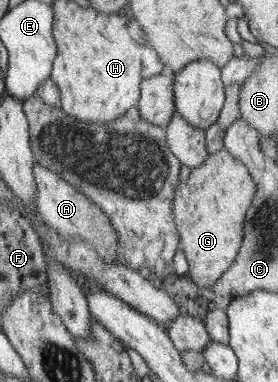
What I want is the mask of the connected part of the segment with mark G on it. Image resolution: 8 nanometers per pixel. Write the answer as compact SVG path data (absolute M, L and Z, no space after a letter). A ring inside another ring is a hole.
M225 148L207 158L206 162L191 170L186 182L180 183L172 205L180 247L189 264L187 272L199 288L214 287L235 262L244 239L246 214L258 186L251 173L236 164Z

